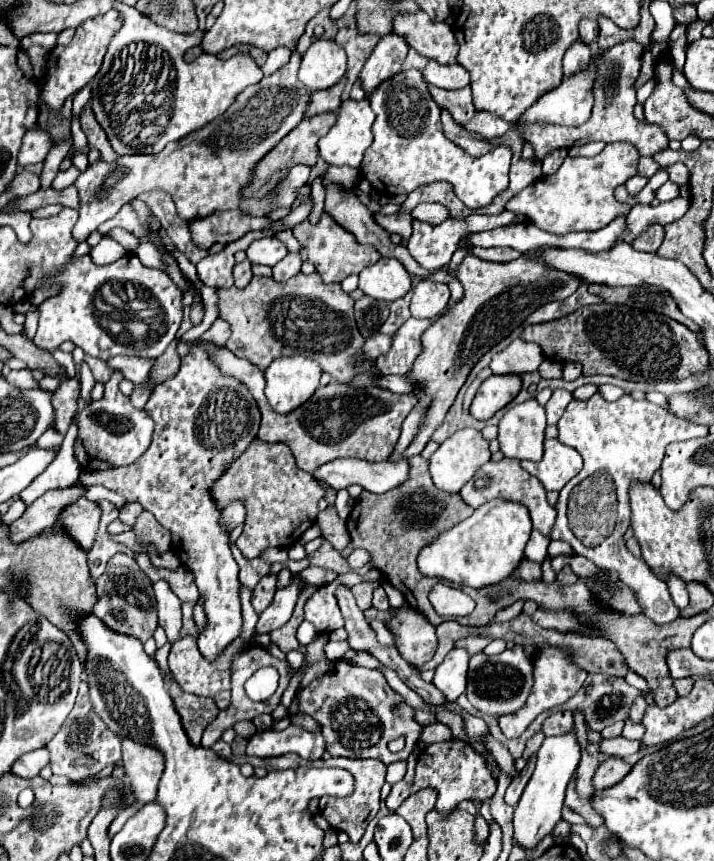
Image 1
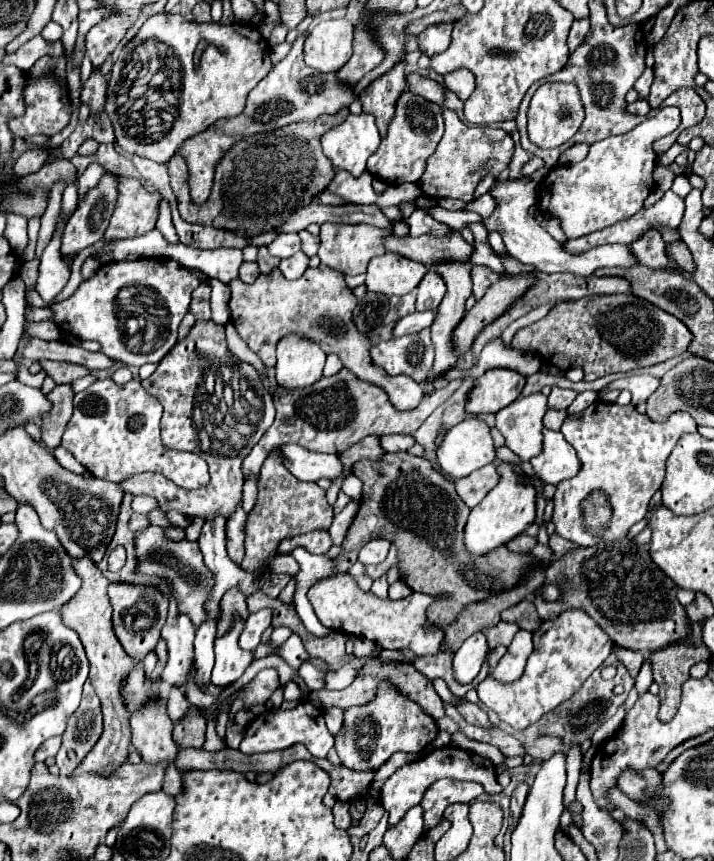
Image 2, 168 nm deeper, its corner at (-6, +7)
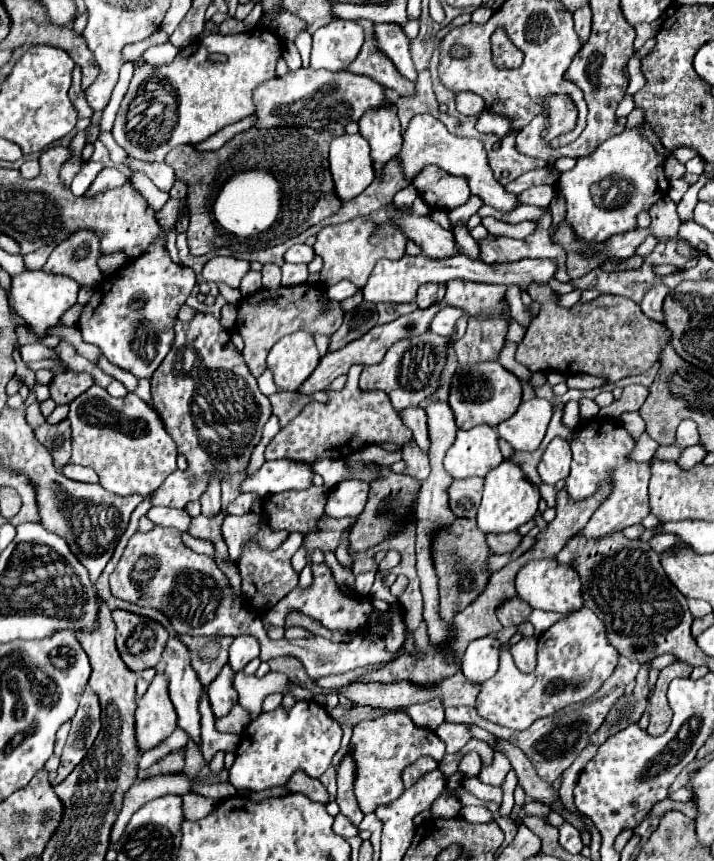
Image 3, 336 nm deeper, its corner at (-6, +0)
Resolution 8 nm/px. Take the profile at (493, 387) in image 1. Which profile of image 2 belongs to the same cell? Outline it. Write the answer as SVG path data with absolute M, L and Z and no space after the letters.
M493 368L475 380L469 392L465 412L467 414L497 414L501 408L509 406L519 398L525 386L525 376L509 368Z

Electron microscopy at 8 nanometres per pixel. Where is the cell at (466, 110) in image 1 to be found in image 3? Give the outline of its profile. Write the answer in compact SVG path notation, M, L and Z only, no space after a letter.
M367 35L365 43L361 47L361 53L349 65L349 71L365 75L369 79L375 79L377 83L395 89L401 97L415 95L415 83L411 83L409 79L401 77L399 71L393 67L393 63L383 53L377 51L373 35Z

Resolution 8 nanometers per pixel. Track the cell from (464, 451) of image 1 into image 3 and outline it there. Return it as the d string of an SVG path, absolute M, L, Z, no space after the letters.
M477 425L467 431L459 429L455 443L443 459L445 471L453 479L485 477L503 461L497 437L497 431L489 425Z

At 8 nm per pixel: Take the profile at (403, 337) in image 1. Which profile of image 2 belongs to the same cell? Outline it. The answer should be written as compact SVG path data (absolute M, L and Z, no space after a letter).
M425 328L423 332L373 346L369 350L371 362L383 368L389 376L405 374L421 384L427 378L427 372L431 372L433 364L433 344L429 332L431 330Z

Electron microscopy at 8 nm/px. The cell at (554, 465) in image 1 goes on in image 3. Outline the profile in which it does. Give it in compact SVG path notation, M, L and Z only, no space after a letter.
M553 439L545 453L543 453L543 459L541 463L537 465L537 471L543 479L543 483L547 485L555 485L563 479L567 479L569 475L569 465L571 465L571 449L569 449L569 443L565 439Z

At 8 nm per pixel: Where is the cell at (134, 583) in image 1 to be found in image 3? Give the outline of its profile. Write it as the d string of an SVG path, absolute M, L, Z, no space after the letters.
M123 609L113 611L113 621L117 625L117 649L131 671L143 671L161 661L169 633L159 621Z

